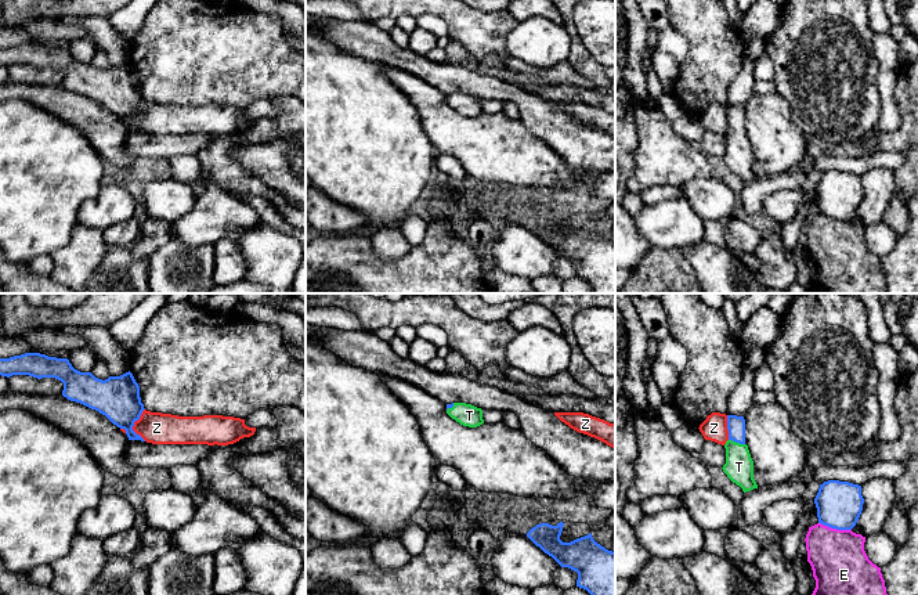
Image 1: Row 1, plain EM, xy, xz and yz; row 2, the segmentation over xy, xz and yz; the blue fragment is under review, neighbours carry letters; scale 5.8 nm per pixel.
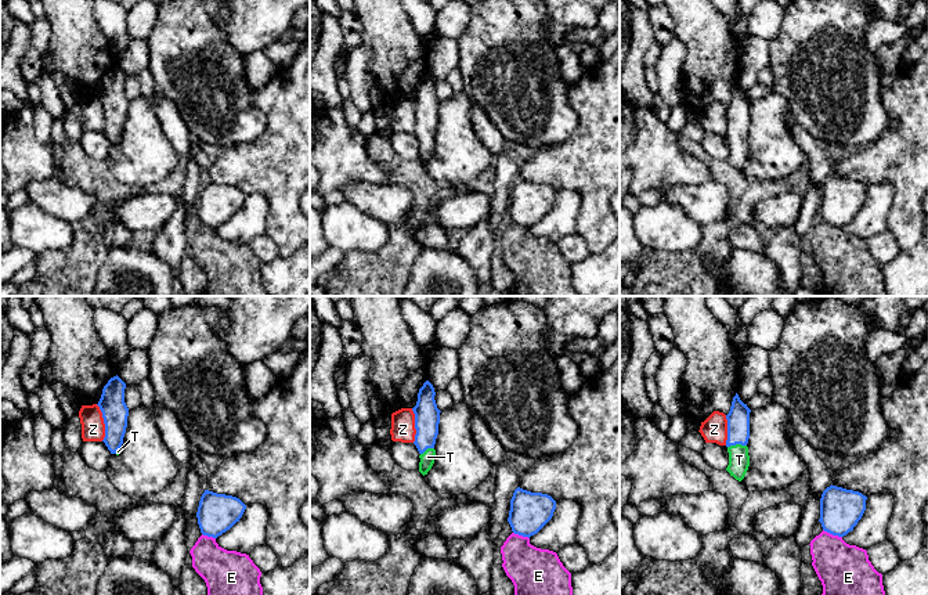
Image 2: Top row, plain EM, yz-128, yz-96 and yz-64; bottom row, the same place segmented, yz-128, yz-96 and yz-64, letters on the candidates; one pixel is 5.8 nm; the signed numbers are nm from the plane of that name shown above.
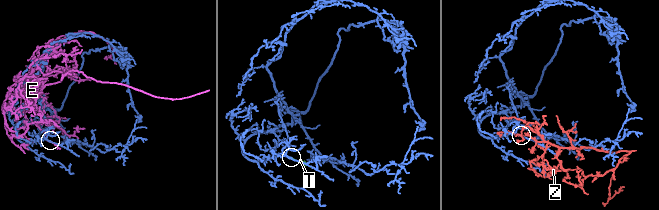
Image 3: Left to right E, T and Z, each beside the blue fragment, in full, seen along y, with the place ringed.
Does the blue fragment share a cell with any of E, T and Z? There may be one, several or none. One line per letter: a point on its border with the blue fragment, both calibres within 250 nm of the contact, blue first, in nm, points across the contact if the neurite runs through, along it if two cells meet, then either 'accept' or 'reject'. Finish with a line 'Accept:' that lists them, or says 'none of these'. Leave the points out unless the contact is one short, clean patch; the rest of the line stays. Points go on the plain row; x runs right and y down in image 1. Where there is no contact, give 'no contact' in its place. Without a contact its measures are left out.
E: yz (835, 217) | 260/340 nm | reject
T: yz (737, 132) | 110/170 nm | across yz (736, 115), (737, 132), (738, 157) | accept
Z: xy (133, 115) | 260/190 nm | reject
Accept: T

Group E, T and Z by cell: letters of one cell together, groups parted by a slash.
E / T / Z

